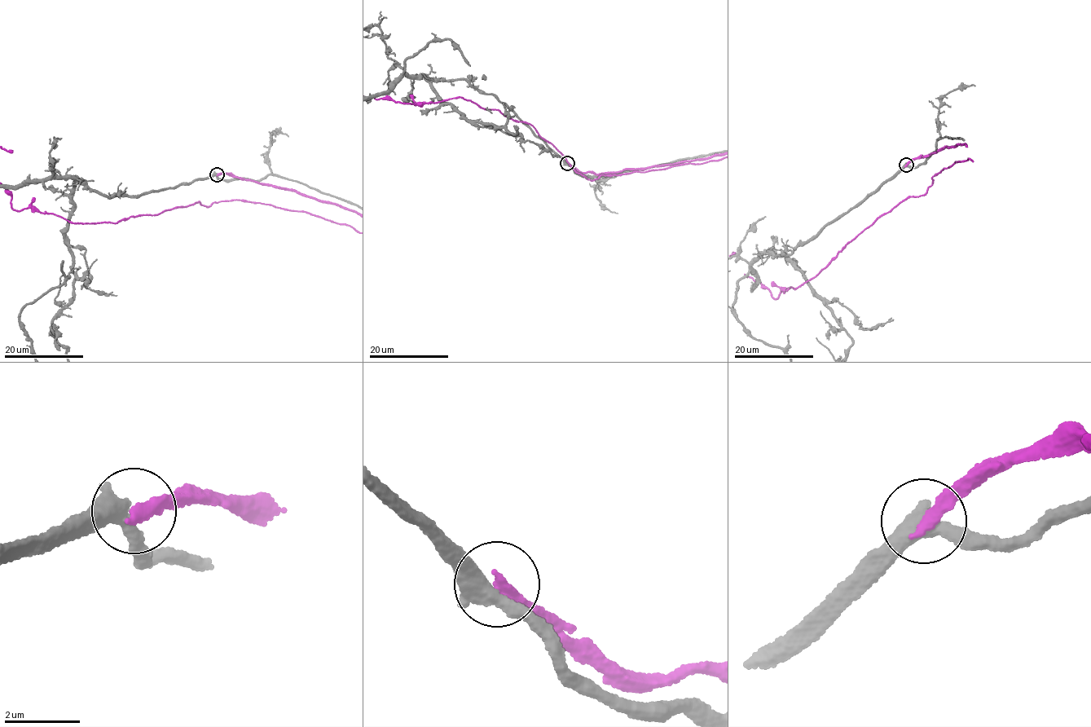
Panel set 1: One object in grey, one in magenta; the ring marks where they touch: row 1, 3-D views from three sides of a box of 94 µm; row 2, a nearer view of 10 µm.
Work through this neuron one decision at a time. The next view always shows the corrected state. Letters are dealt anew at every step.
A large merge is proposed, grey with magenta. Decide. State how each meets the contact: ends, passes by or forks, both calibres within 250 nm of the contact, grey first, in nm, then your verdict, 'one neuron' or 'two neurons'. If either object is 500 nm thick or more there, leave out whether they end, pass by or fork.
grey passes by | magenta ends | 440/320 nm | two neurons

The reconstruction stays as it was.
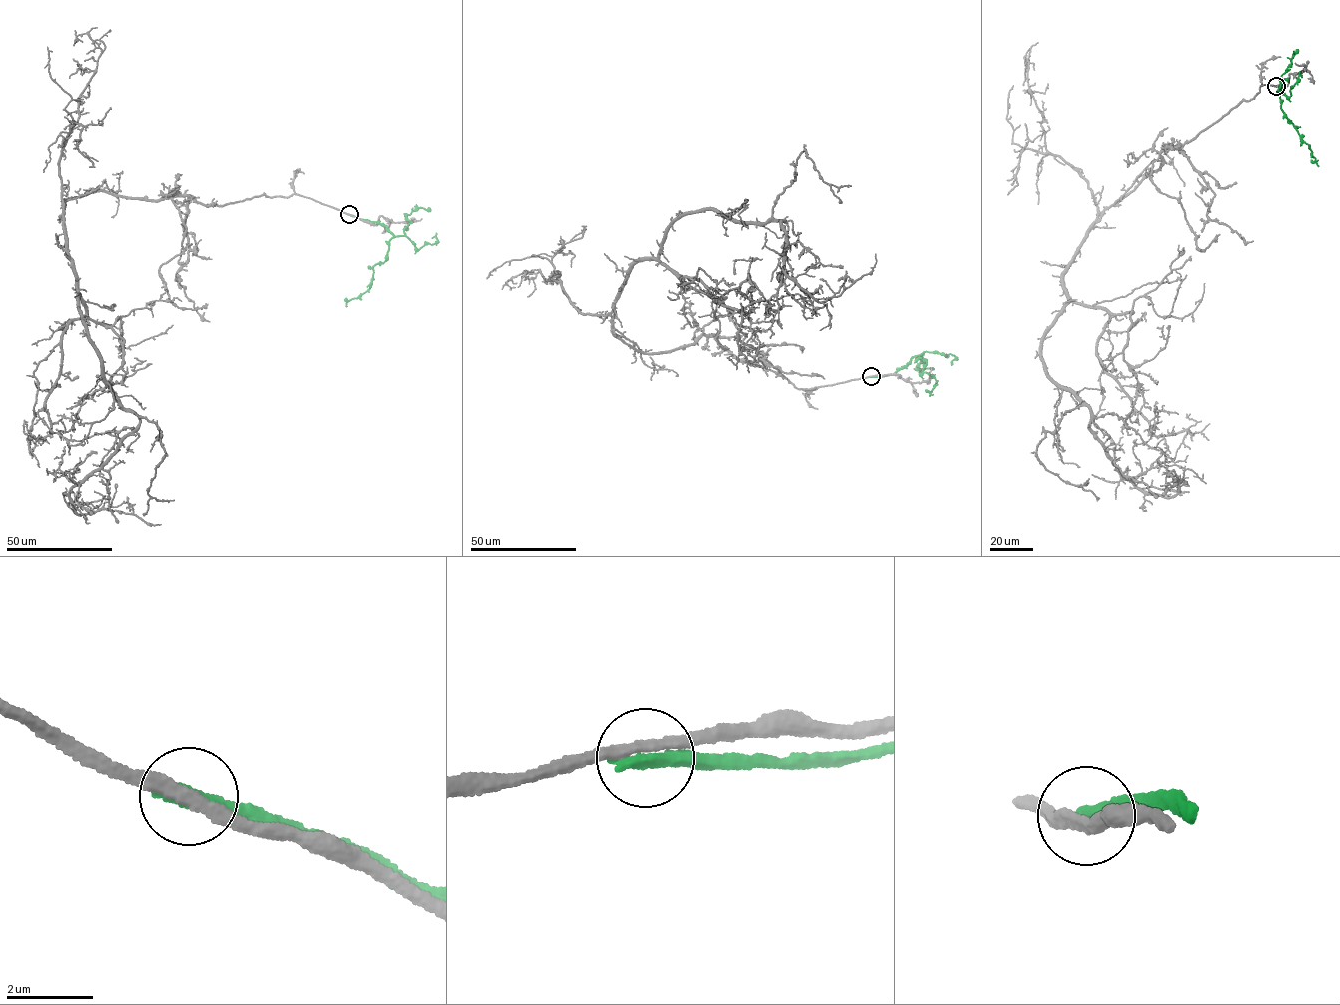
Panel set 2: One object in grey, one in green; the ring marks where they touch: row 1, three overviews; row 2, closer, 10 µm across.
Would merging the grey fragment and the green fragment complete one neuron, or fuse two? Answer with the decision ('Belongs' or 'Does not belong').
Does not belong

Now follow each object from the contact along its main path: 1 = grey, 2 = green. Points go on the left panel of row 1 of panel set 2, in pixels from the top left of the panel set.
1: (349, 214), (296, 194), (63, 201), (88, 340), (139, 420), (71, 500), (160, 524)
2: (349, 214), (382, 224), (393, 236), (385, 261), (373, 266), (368, 289), (347, 303), (347, 306)

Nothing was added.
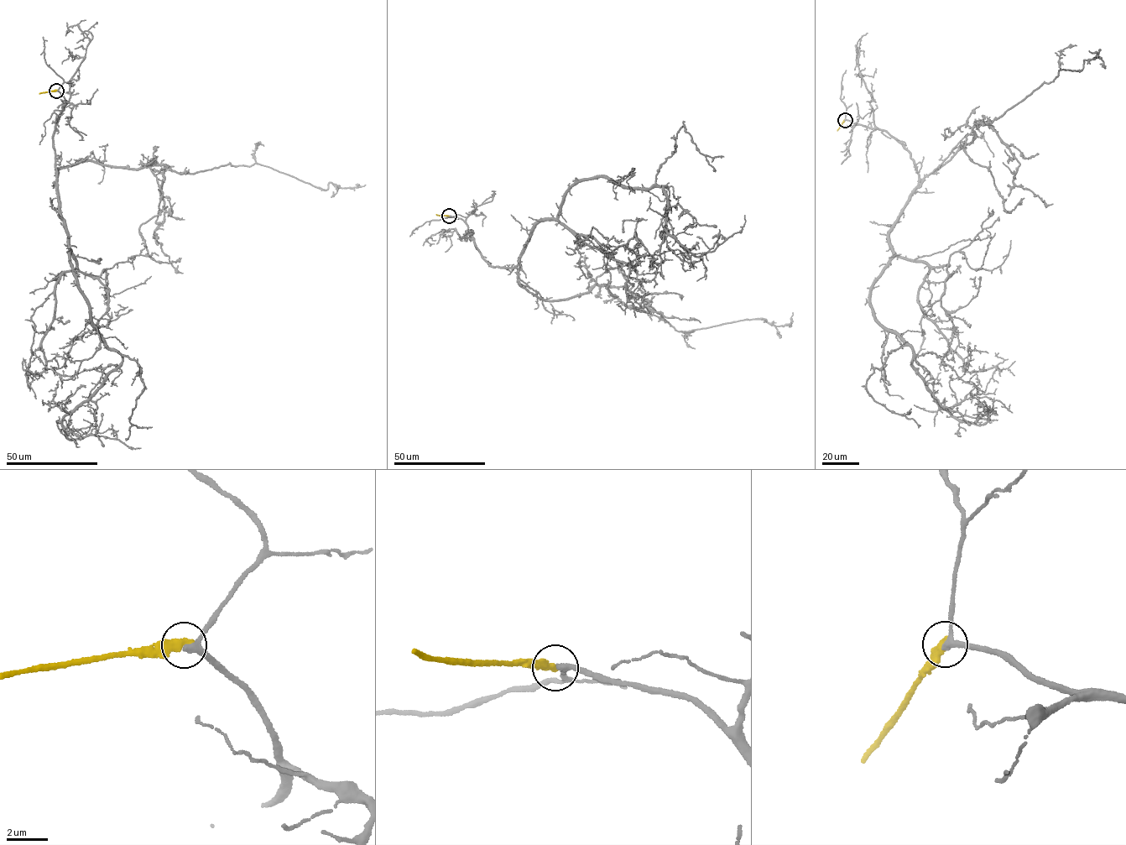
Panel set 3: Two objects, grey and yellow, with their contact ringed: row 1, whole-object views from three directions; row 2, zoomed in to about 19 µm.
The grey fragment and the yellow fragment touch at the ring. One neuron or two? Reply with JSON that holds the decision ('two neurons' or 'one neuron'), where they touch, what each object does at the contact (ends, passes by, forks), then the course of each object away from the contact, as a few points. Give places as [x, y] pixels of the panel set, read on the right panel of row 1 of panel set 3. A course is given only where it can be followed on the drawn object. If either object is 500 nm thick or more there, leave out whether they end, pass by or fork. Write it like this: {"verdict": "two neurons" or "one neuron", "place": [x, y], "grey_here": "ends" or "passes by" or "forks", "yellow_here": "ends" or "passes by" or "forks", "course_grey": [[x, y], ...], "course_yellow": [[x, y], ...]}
{"verdict": "one neuron", "place": [845, 120], "grey_here": "passes by", "yellow_here": "ends", "course_grey": [[845, 120], [888, 133], [919, 174], [876, 320], [940, 407], [978, 425], [991, 409], [972, 414]], "course_yellow": [[845, 120], [837, 130]]}

